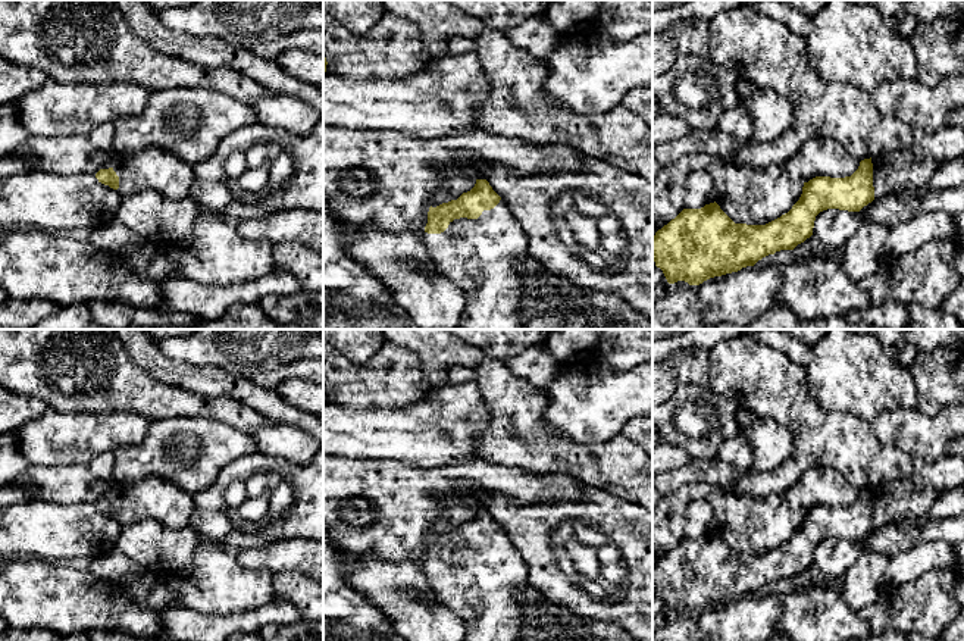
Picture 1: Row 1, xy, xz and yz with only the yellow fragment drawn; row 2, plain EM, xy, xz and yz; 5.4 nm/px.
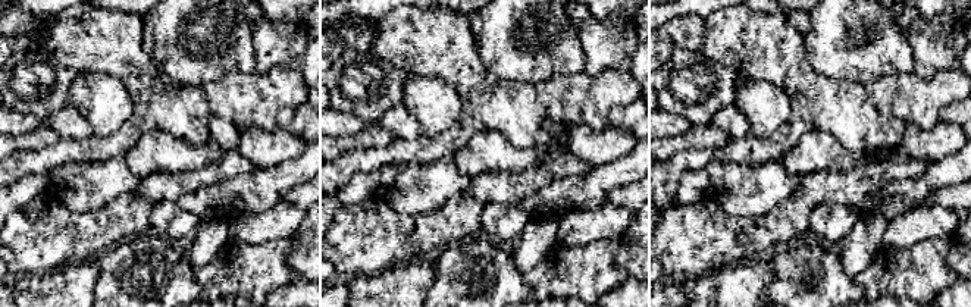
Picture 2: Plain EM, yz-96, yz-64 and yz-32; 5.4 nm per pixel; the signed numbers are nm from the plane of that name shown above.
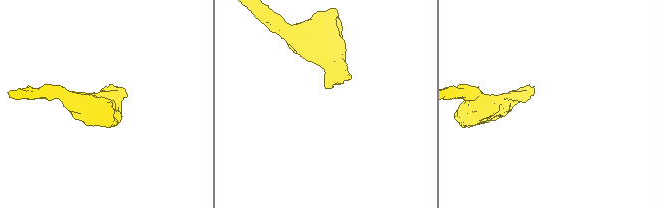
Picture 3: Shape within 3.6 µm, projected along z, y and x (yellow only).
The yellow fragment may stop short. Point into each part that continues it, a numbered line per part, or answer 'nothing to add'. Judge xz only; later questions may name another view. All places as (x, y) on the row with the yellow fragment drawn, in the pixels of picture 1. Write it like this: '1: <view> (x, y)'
1: xz (478, 255)

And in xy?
1: xy (150, 168)

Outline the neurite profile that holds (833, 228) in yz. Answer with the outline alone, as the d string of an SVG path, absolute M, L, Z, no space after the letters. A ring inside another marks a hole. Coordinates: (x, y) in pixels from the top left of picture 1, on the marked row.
M827 209L816 216L813 235L833 253L846 244L863 221L858 212Z

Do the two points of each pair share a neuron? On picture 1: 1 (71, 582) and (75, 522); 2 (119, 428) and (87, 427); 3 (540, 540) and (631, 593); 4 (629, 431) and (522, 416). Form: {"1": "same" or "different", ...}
{"1": "different", "2": "same", "3": "same", "4": "different"}

